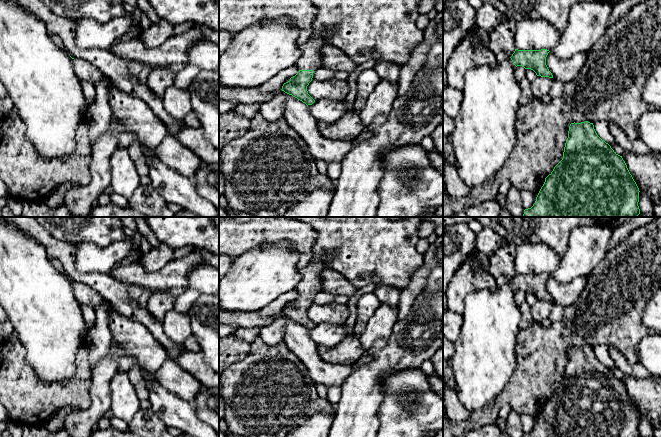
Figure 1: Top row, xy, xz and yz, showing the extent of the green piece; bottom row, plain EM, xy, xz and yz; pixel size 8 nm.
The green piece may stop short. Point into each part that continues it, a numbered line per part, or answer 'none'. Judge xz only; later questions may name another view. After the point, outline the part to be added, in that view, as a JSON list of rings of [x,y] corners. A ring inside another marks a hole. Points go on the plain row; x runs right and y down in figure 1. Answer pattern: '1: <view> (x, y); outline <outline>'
1: xz (310, 283); outline [[[313,259],[308,266],[299,270],[302,279],[298,283],[296,290],[300,294],[317,294],[322,291],[321,272],[331,269],[330,266],[322,261]]]

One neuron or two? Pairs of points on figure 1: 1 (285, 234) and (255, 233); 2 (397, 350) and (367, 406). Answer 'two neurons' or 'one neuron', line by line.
1: one neuron
2: one neuron

